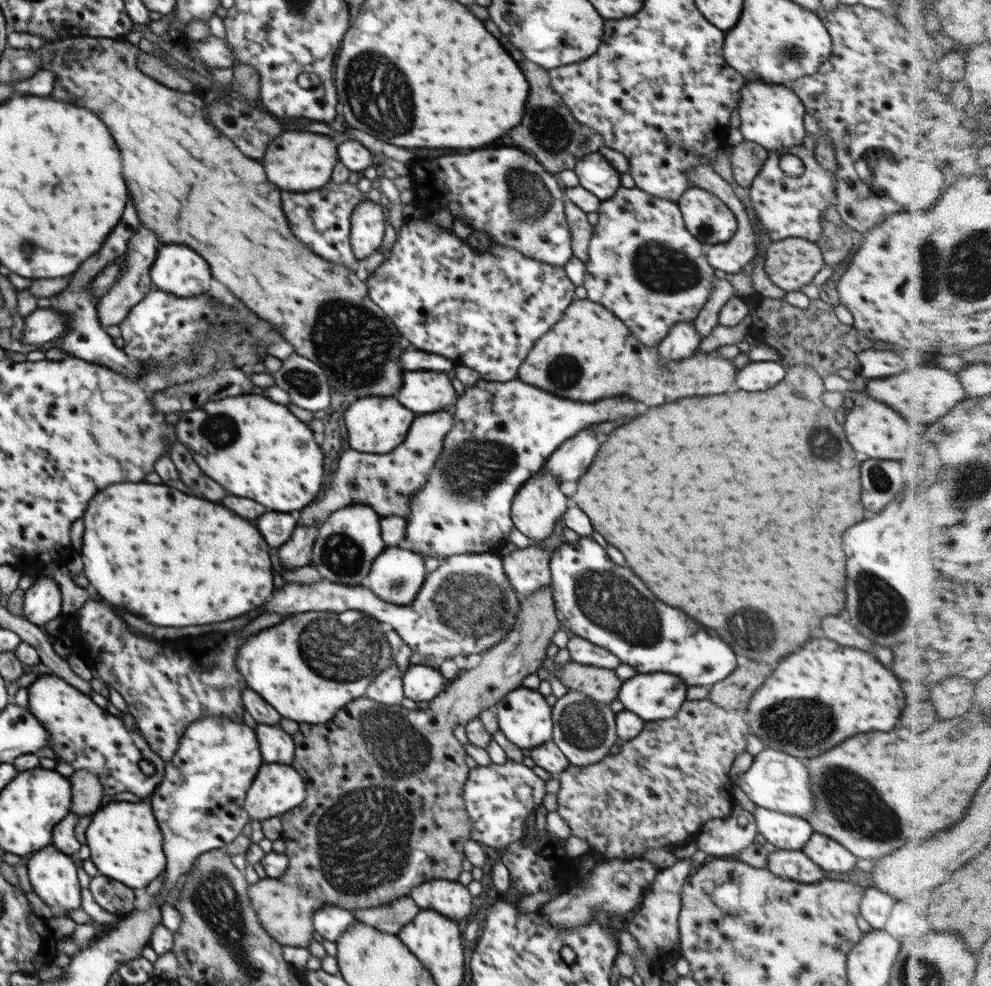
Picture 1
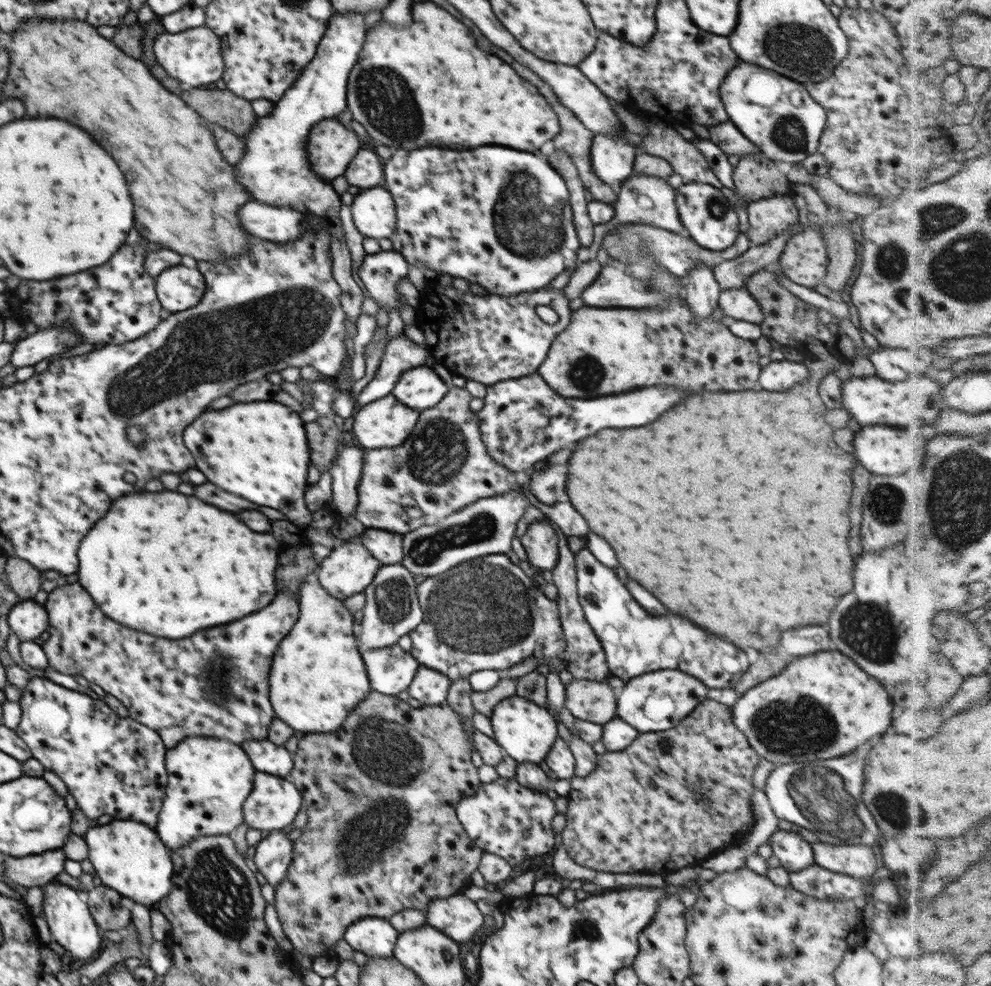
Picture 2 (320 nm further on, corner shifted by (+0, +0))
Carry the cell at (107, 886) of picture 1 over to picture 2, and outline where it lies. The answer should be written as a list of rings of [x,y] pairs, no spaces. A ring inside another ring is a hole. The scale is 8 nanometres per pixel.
[[[102,884],[93,886],[84,895],[96,925],[106,931],[123,932],[132,922],[126,899],[114,889]]]

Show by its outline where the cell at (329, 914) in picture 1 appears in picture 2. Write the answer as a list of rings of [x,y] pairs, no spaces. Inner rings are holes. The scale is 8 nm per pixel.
[[[366,917],[346,928],[343,940],[370,957],[393,957],[399,933],[387,919]]]

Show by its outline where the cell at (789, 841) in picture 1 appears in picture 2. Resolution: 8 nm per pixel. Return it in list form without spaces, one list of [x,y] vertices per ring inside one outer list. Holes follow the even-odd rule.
[[[779,829],[771,836],[770,844],[774,856],[789,872],[798,872],[815,864],[811,844],[798,833]]]

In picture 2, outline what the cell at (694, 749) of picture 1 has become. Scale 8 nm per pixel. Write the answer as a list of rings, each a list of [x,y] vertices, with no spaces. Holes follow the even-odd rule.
[[[712,699],[703,700],[687,718],[679,723],[678,726],[656,732],[656,733],[639,733],[637,738],[632,741],[624,750],[618,752],[606,752],[598,755],[597,767],[584,778],[577,775],[569,781],[571,789],[568,795],[568,808],[565,814],[566,824],[561,832],[559,842],[561,842],[566,850],[580,866],[592,868],[592,870],[602,870],[608,874],[676,874],[677,870],[688,870],[688,866],[694,867],[705,861],[716,851],[722,851],[725,848],[734,846],[737,839],[746,838],[753,829],[755,816],[751,805],[753,795],[753,774],[756,765],[760,759],[759,754],[750,746],[748,739],[734,725],[731,713],[731,707]]]

